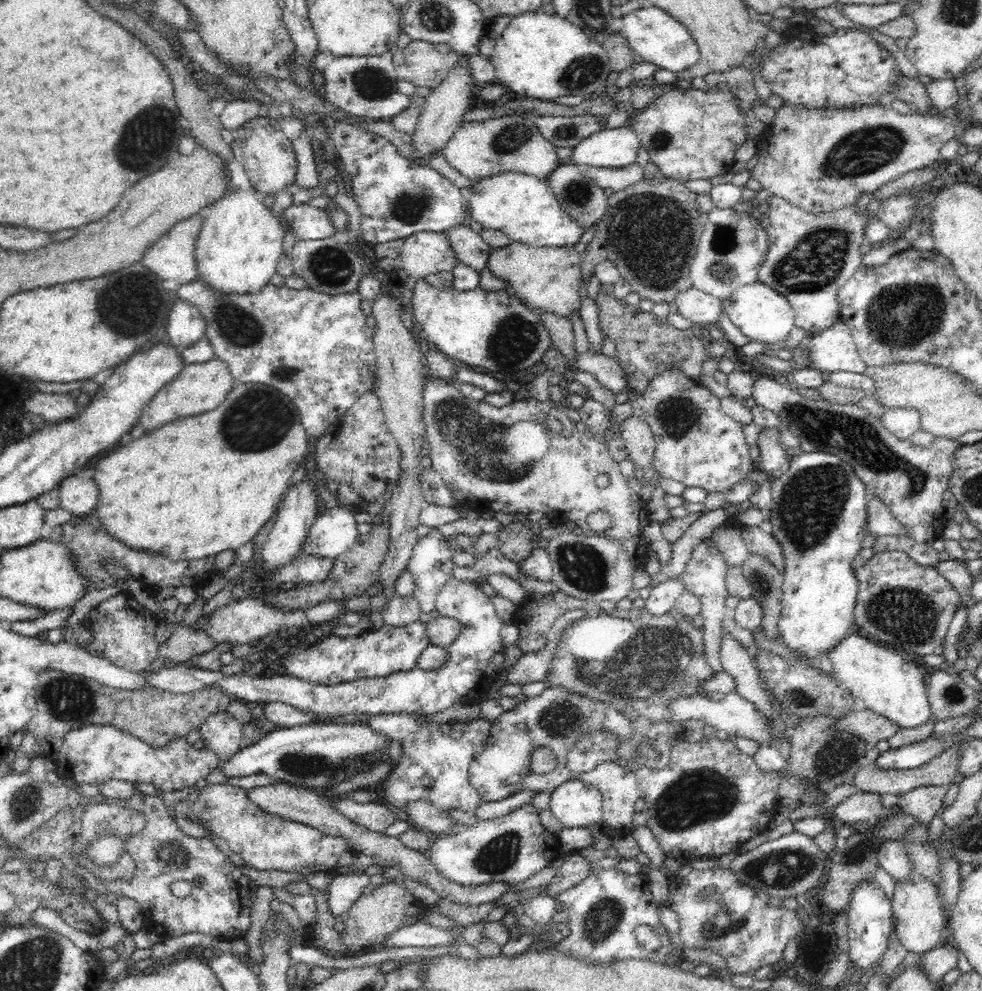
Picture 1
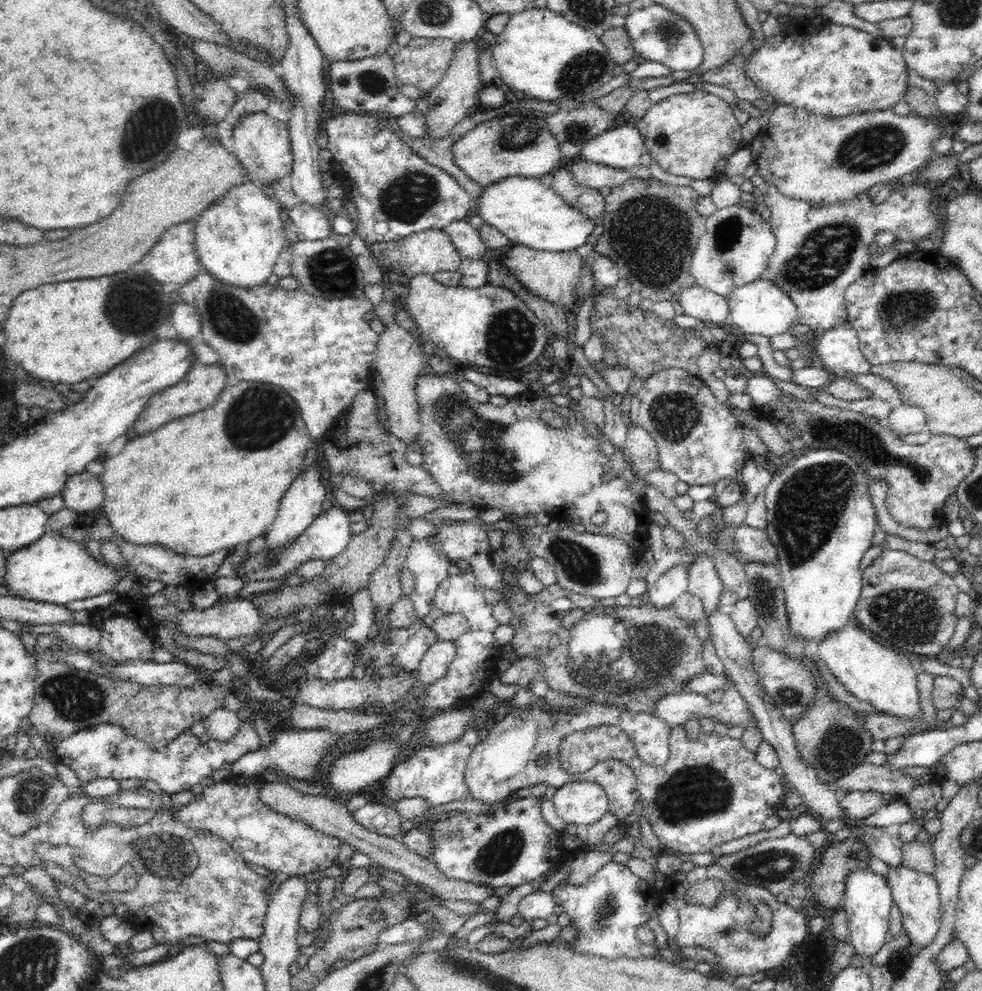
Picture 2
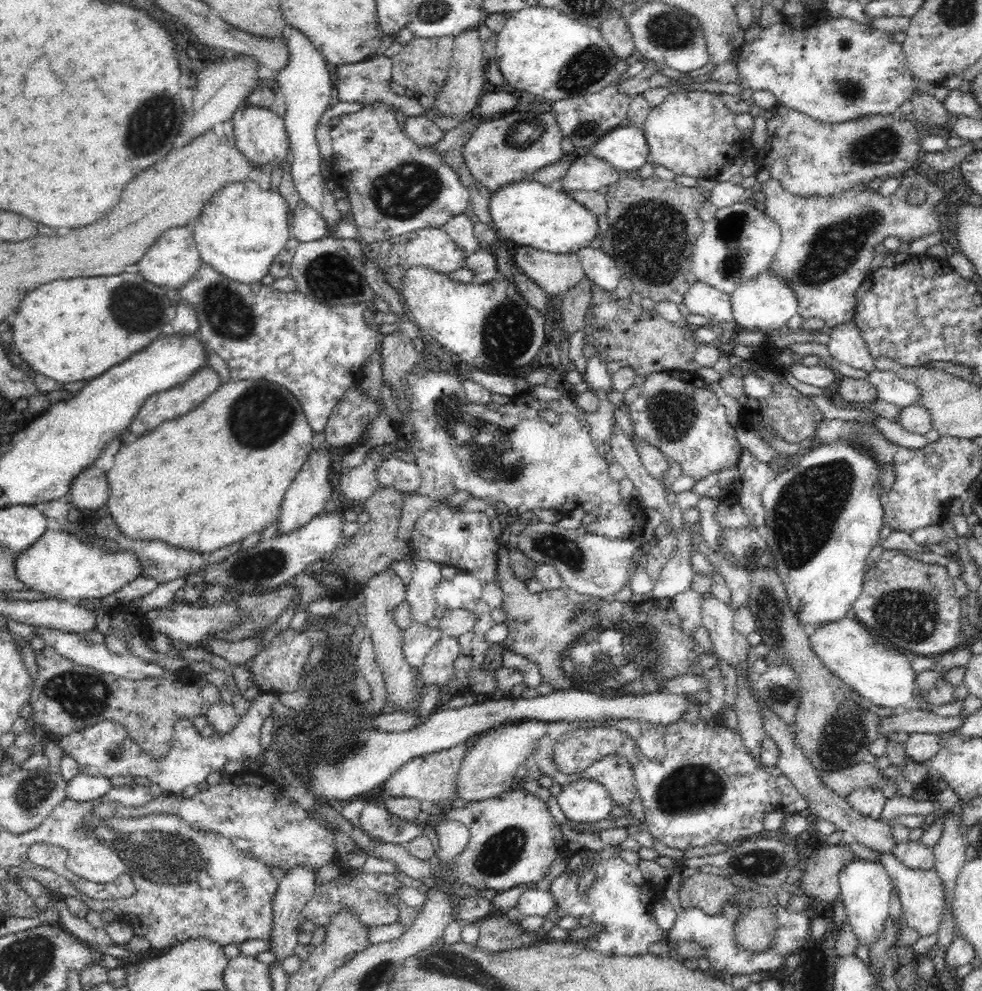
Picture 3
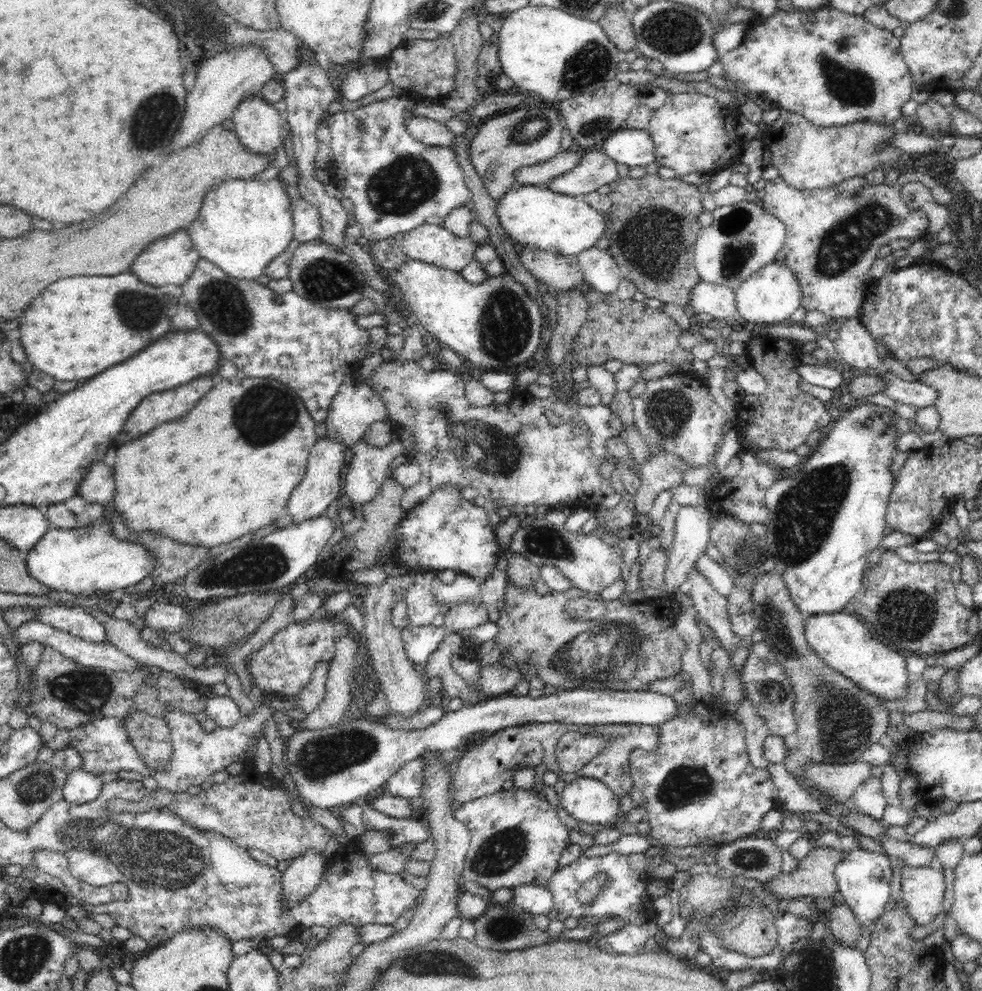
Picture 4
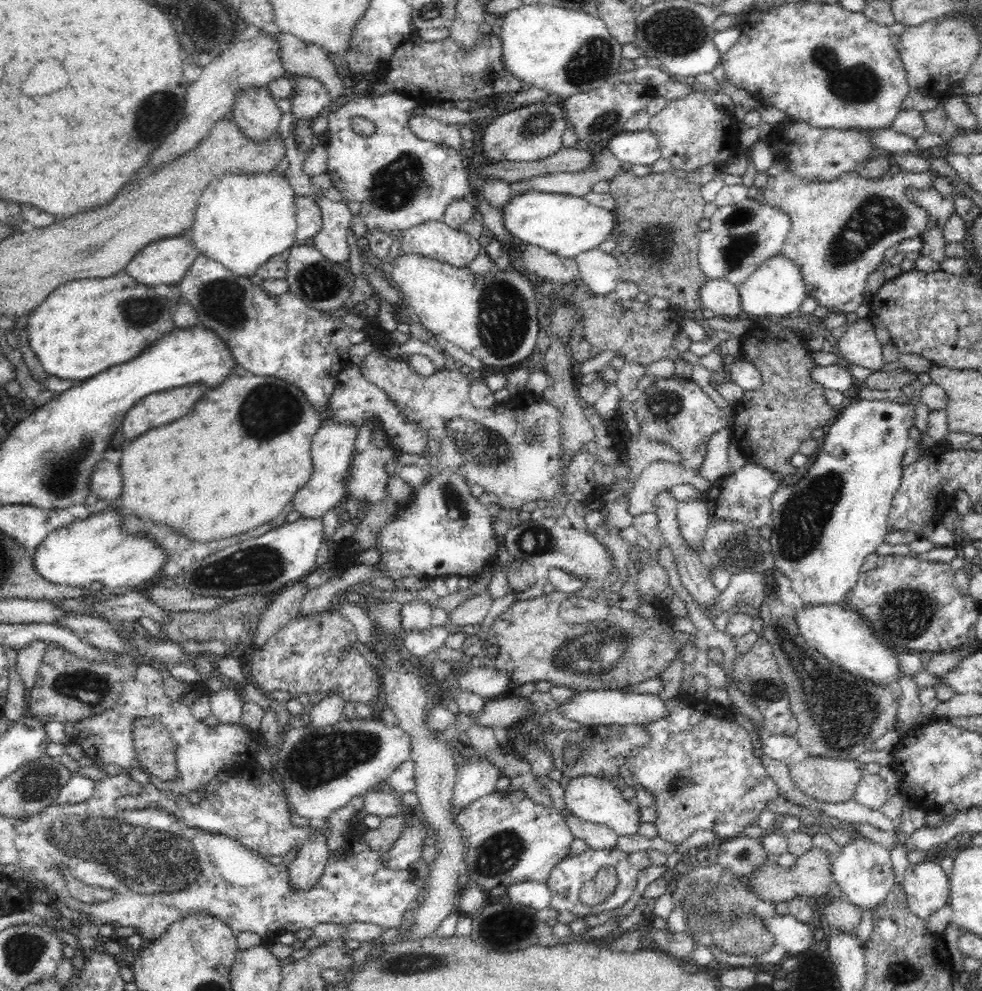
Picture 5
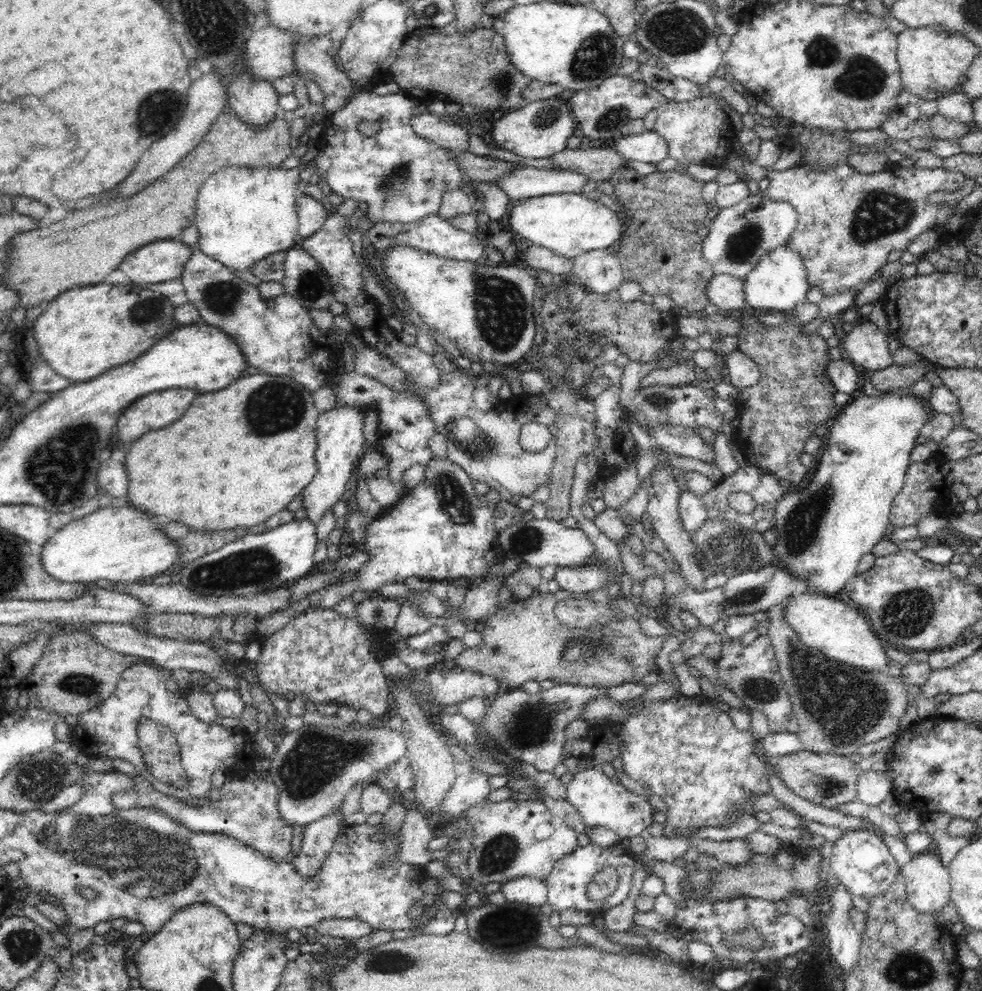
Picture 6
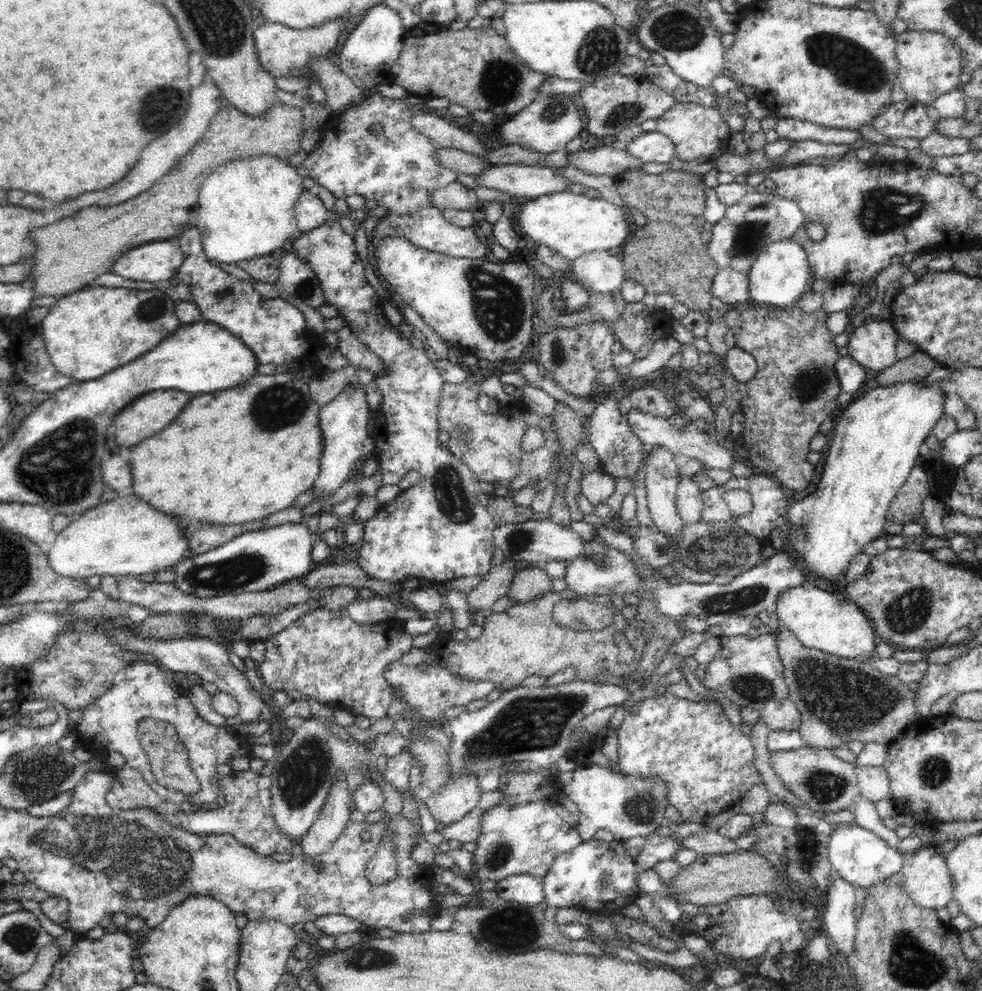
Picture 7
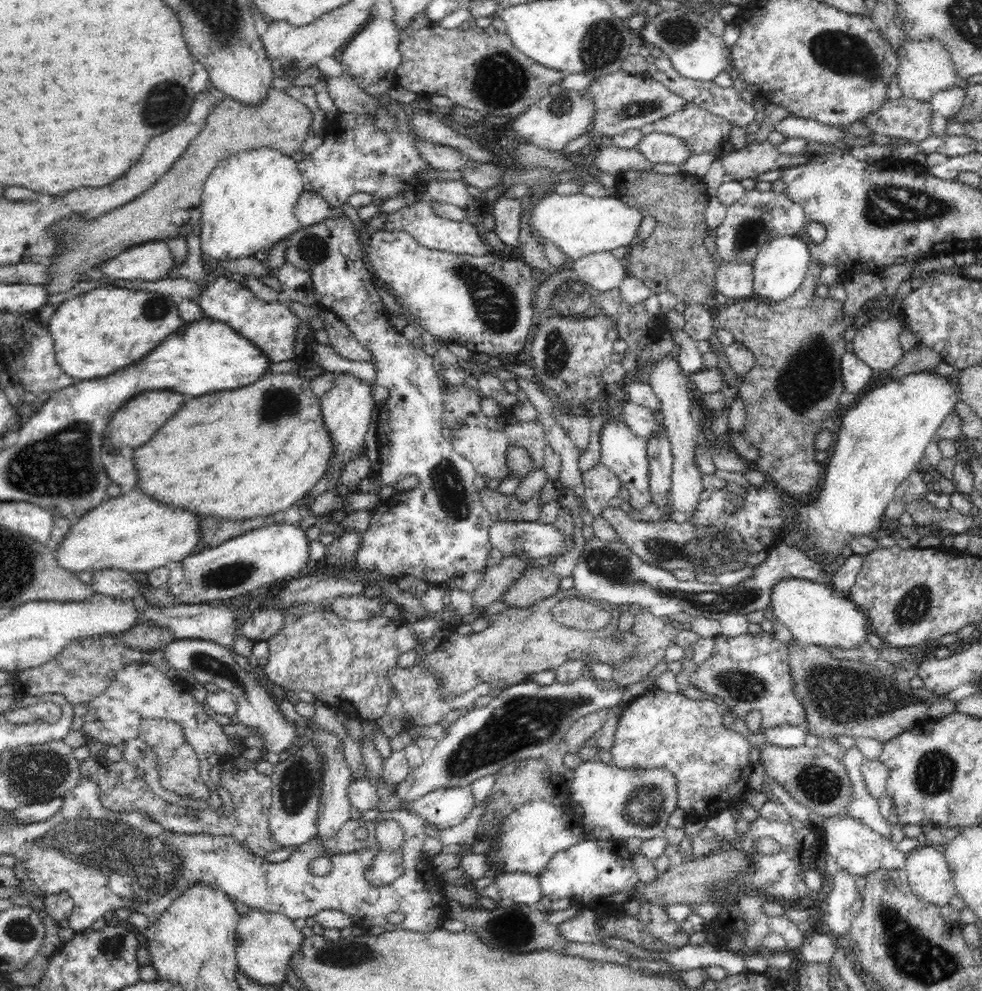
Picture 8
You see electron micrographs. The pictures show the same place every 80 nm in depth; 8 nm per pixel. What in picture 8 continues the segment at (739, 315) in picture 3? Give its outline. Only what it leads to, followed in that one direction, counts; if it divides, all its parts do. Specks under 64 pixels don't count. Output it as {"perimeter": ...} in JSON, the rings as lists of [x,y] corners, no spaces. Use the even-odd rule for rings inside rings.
{"perimeter":[[[778,236],[763,244],[753,260],[755,298],[782,302],[800,289],[808,275],[811,254],[808,245],[797,236]]]}

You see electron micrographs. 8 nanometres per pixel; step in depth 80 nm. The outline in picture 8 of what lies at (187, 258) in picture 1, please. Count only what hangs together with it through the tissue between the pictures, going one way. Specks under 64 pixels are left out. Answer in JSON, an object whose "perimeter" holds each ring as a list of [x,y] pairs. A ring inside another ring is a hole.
{"perimeter":[[[152,240],[132,246],[106,262],[108,264],[100,264],[97,269],[100,272],[95,273],[106,274],[112,279],[154,282],[170,276],[174,257],[166,240]]]}

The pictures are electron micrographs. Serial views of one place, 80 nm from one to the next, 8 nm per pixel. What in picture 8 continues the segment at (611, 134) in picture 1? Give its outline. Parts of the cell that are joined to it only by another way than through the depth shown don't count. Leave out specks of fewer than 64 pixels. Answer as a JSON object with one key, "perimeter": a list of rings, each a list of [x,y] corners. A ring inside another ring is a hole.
{"perimeter":[[[658,132],[646,134],[640,140],[637,148],[653,164],[660,162],[662,164],[681,165],[693,154],[688,149],[688,143]]]}

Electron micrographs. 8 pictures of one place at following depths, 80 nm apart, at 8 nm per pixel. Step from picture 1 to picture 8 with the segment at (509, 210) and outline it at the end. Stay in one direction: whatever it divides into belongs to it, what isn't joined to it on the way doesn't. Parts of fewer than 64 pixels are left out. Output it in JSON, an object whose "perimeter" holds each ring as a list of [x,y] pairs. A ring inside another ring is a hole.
{"perimeter":[[[553,189],[531,208],[531,231],[555,244],[568,258],[578,260],[597,252],[610,252],[620,246],[630,246],[637,240],[641,218],[648,216],[615,196],[592,197],[582,193],[562,195]]]}

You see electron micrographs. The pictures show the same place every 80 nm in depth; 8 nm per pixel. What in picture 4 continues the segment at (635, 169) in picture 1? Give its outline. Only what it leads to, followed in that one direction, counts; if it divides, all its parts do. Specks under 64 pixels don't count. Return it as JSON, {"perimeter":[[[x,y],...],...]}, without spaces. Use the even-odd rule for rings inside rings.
{"perimeter":[[[602,150],[588,154],[582,152],[582,158],[576,167],[562,176],[552,178],[548,184],[540,184],[540,187],[581,198],[582,195],[593,193],[604,184],[614,182],[619,177],[616,168],[616,163]]]}

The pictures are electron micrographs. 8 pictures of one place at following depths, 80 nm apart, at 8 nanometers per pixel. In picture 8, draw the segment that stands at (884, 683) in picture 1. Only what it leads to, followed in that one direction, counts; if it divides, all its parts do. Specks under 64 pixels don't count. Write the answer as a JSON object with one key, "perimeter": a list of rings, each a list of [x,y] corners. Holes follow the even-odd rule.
{"perimeter":[[[799,578],[778,580],[772,588],[770,606],[776,619],[788,628],[794,640],[802,645],[814,644],[824,648],[856,648],[862,646],[868,634],[867,617],[858,609],[854,601],[838,593],[826,580],[812,582]]]}

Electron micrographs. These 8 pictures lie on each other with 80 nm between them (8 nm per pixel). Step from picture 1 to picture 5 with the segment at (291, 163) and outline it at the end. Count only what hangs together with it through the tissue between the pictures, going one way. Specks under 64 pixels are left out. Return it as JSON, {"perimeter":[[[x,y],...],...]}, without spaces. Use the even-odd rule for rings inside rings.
{"perimeter":[[[265,86],[246,88],[236,96],[232,106],[233,121],[246,138],[254,142],[270,140],[278,135],[282,111],[276,105],[277,100],[270,96]]]}

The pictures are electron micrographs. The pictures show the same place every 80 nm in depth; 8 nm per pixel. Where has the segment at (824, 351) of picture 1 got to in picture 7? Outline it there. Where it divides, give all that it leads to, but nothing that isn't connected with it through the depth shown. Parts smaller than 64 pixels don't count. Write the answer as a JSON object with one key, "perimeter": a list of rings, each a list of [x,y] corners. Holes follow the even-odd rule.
{"perimeter":[[[868,319],[850,334],[847,347],[848,354],[870,370],[887,369],[897,360],[896,343],[900,336],[890,319]]]}

